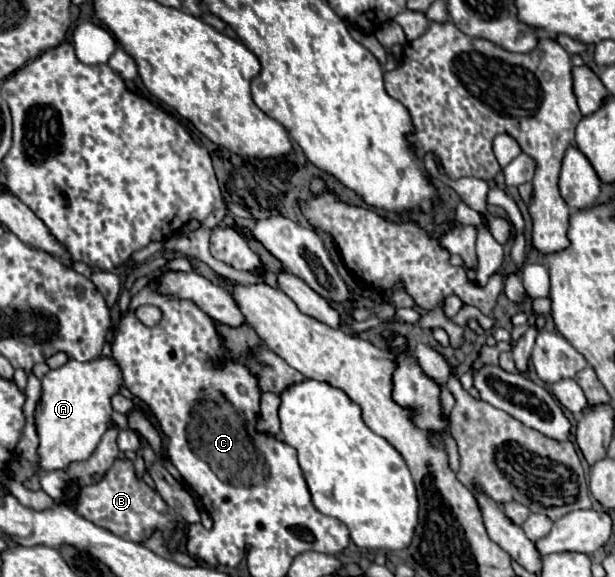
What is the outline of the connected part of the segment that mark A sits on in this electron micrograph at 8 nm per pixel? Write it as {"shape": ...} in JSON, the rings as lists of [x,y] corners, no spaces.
{"shape":[[[113,358],[93,362],[69,360],[59,370],[49,370],[43,378],[43,394],[35,406],[35,426],[39,434],[37,470],[55,472],[67,470],[73,462],[83,462],[97,448],[103,432],[111,426],[111,396],[123,382],[121,370]]]}

